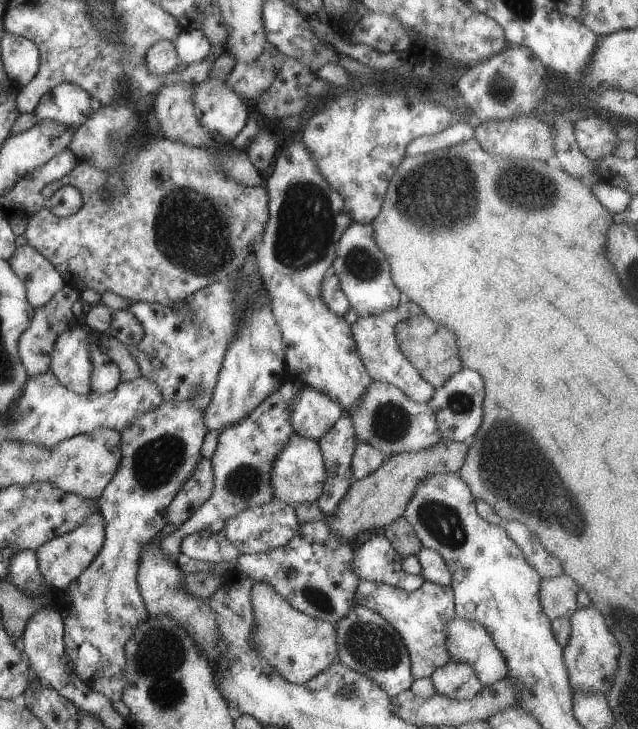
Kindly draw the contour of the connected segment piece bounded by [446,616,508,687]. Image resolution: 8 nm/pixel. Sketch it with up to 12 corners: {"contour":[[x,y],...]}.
{"contour":[[449,620],[452,661],[483,687],[508,675],[504,655],[476,621]]}

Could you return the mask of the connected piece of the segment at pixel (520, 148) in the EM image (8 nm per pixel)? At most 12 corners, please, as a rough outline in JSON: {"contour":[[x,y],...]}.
{"contour":[[537,113],[478,122],[495,157],[551,162],[555,134]]}

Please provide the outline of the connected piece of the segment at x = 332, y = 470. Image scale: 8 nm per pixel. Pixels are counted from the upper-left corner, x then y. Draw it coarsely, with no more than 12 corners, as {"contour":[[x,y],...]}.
{"contour":[[343,414],[318,444],[326,478],[316,501],[326,516],[354,481],[358,438]]}

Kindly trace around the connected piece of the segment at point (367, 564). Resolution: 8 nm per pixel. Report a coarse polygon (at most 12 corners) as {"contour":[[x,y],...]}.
{"contour":[[383,532],[354,544],[361,580],[413,591],[425,578],[405,572]]}

